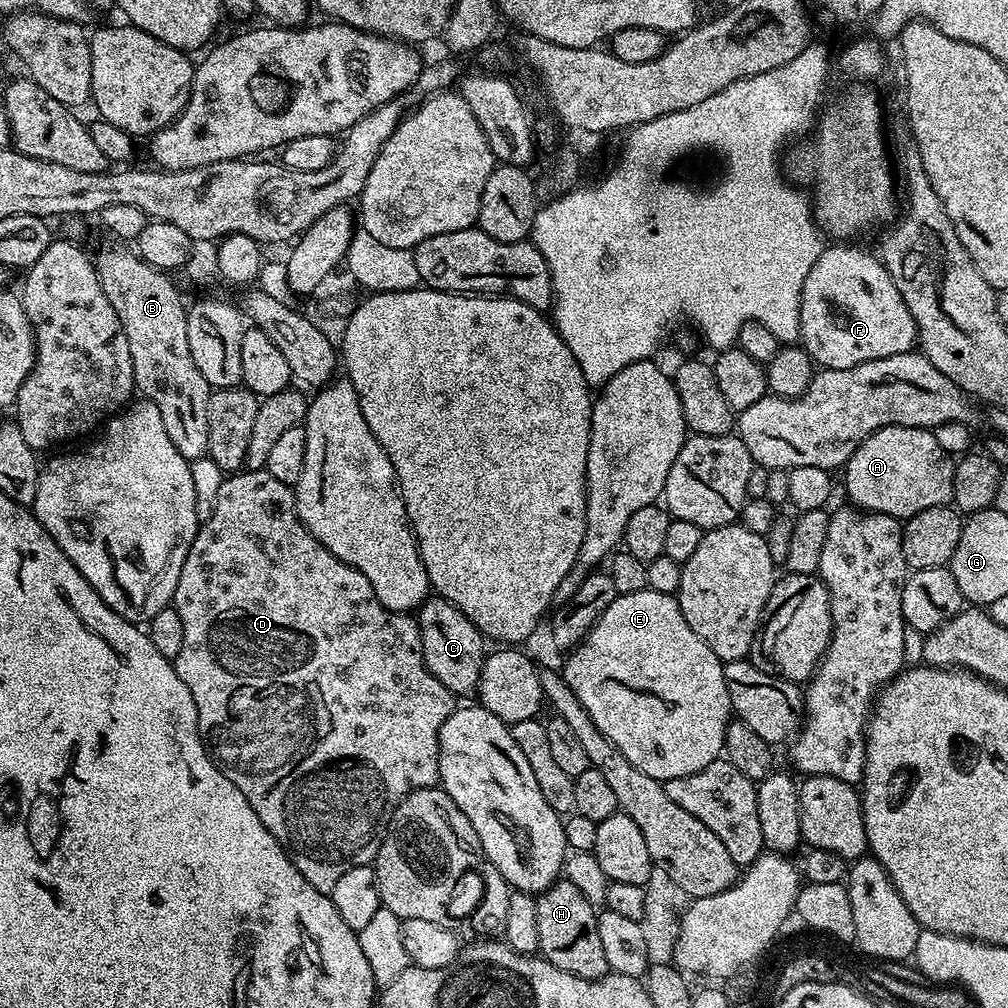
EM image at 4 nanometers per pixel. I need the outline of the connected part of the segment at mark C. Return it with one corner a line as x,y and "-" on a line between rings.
429,595
418,609
418,623
422,638
422,658
424,664
450,690
452,695
463,698
477,691
480,682
480,671
486,655
486,637
478,631
445,596

